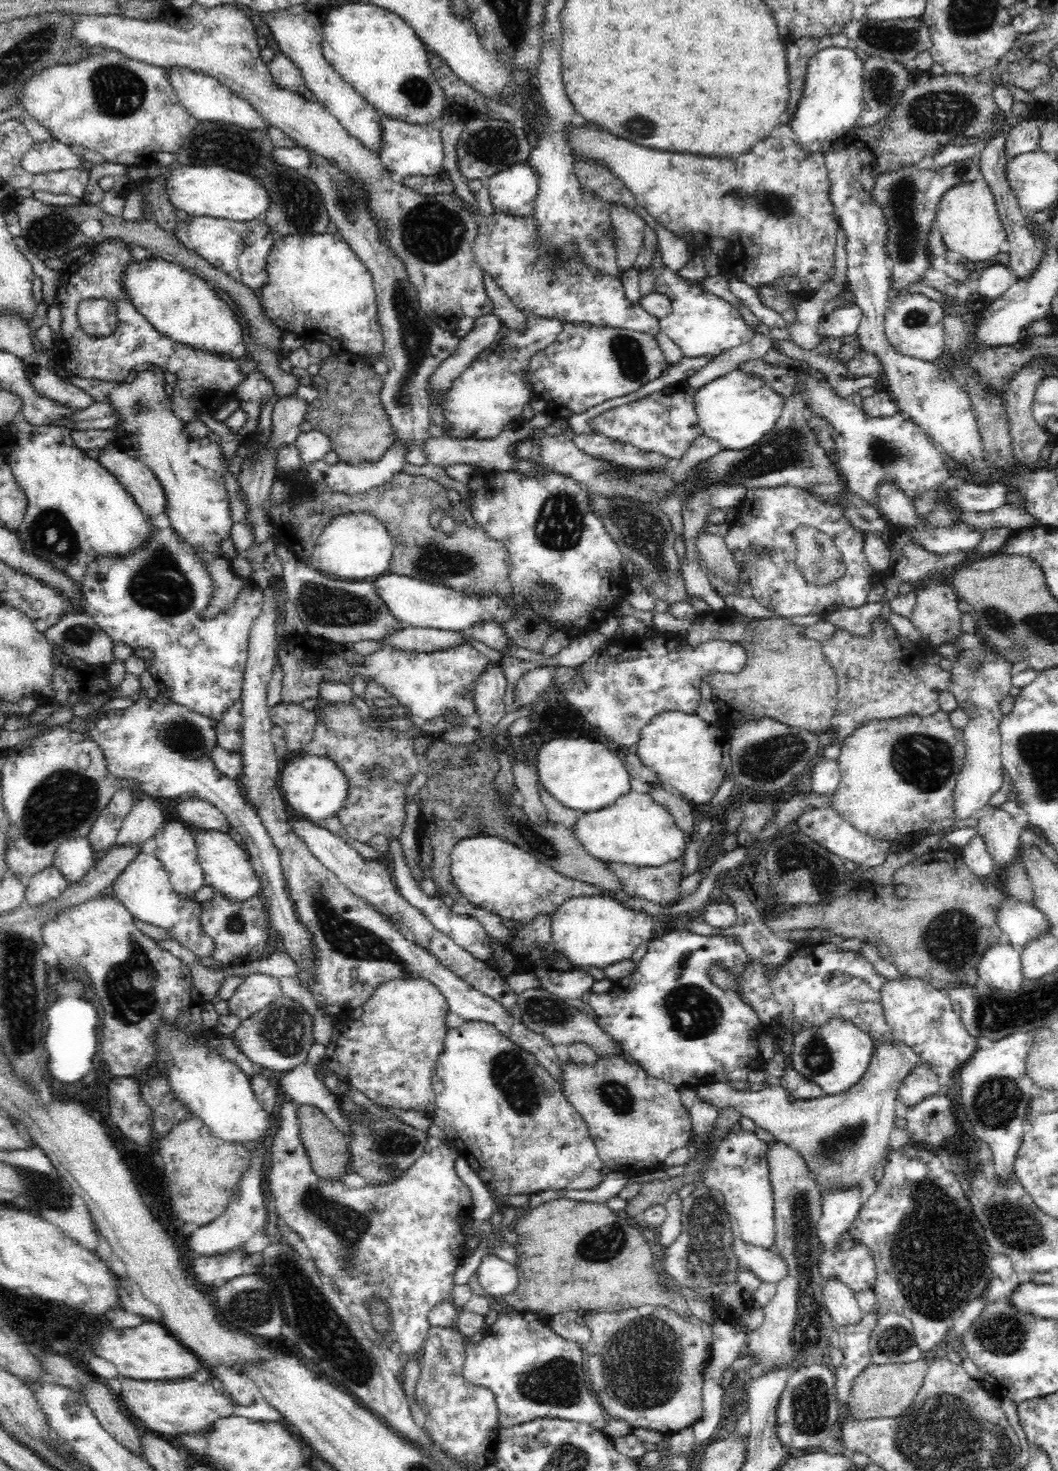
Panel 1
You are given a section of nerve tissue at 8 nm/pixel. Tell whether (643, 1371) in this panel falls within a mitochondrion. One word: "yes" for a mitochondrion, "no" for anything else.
yes

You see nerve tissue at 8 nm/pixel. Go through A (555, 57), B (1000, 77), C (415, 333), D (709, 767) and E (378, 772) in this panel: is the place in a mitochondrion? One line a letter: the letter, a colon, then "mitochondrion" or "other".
A: other
B: other
C: mitochondrion
D: other
E: mitochondrion

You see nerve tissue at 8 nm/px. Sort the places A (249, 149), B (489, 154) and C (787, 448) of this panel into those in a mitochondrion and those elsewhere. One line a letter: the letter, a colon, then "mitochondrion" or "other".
A: mitochondrion
B: mitochondrion
C: mitochondrion

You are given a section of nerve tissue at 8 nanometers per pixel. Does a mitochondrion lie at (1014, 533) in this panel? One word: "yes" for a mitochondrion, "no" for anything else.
no

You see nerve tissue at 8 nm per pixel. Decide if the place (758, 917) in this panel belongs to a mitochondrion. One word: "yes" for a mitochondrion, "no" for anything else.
no

